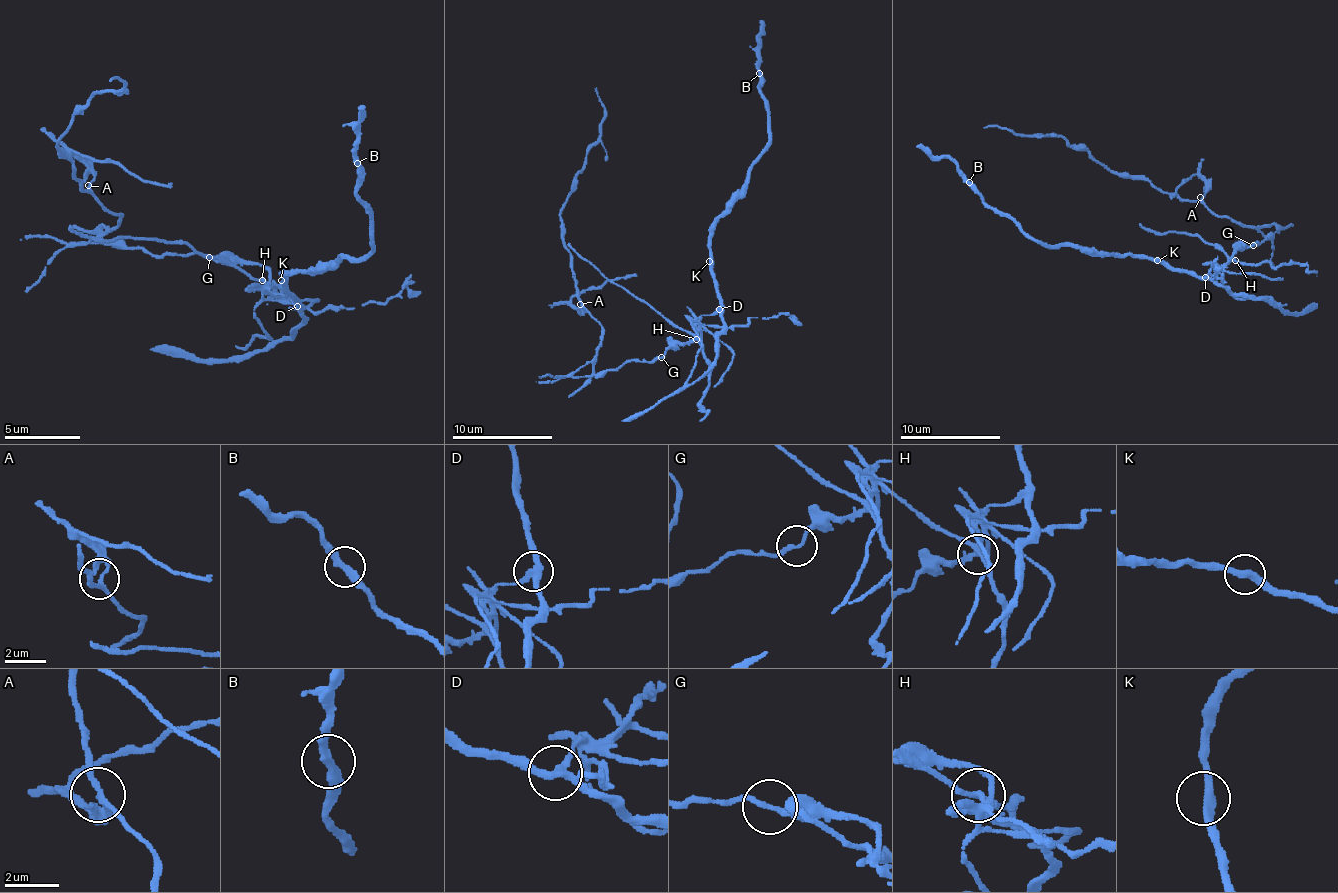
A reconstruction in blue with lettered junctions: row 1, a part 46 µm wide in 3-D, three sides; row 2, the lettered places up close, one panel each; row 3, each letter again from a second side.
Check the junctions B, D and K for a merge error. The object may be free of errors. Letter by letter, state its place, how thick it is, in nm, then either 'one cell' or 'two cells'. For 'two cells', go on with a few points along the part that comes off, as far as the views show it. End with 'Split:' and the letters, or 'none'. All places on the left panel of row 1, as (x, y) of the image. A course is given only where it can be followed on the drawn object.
B: place (357, 163); calibre 320 nm; one cell
D: place (297, 306); calibre 280 nm; two cells; course (296, 307), (266, 292), (262, 265), (76, 242), (118, 216), (57, 140), (122, 87), (111, 79)
K: place (281, 280); calibre 320 nm; one cell
Split: D

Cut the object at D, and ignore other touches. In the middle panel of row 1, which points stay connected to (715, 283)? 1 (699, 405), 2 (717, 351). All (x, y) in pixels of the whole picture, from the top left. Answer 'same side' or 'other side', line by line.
1: other side
2: same side

